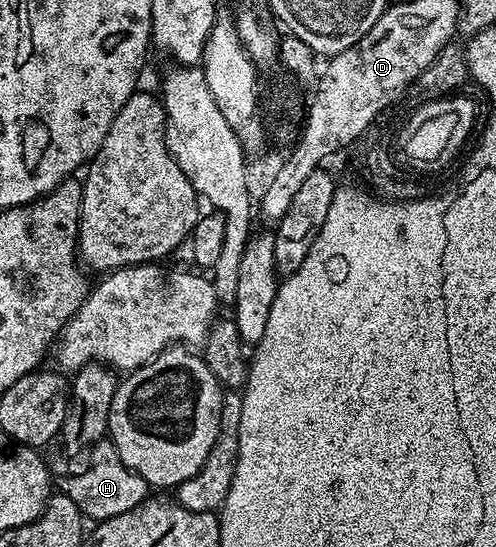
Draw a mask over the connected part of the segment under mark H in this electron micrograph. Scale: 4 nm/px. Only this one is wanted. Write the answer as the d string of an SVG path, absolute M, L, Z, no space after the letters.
M104 440L95 443L86 452L80 453L67 467L63 470L63 475L58 475L57 486L62 493L70 496L71 499L77 504L77 508L88 519L102 520L104 518L112 518L113 516L121 516L121 512L129 512L133 508L137 508L141 503L148 501L149 487L146 480L137 472L133 472L121 460L121 456L117 452L114 442Z

